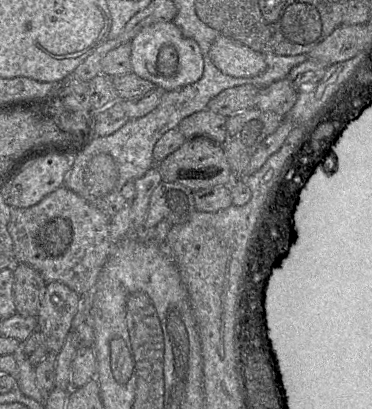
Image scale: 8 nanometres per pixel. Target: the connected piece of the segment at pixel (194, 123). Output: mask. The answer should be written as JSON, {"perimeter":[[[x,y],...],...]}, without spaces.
{"perimeter":[[[205,109],[183,119],[177,129],[186,139],[209,137],[222,145],[226,139],[227,119],[226,116]]]}

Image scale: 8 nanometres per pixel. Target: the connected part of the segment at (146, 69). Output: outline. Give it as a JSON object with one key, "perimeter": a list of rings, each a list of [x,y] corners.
{"perimeter":[[[173,21],[144,27],[130,43],[132,72],[154,83],[157,89],[172,91],[197,82],[204,74],[203,54],[198,43],[186,37]]]}

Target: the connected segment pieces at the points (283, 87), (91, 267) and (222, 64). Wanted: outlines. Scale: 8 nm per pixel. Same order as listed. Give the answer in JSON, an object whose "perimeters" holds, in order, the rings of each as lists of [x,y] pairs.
{"perimeters":[[[[284,78],[261,88],[256,98],[255,107],[286,117],[296,102],[297,95],[298,90],[288,78]]],[[[64,185],[33,206],[11,208],[7,228],[13,241],[15,263],[30,265],[39,272],[46,283],[60,282],[80,297],[87,292],[92,292],[114,246],[109,234],[109,218]]],[[[224,35],[213,42],[210,57],[220,71],[232,77],[253,77],[266,69],[262,53]]]]}

